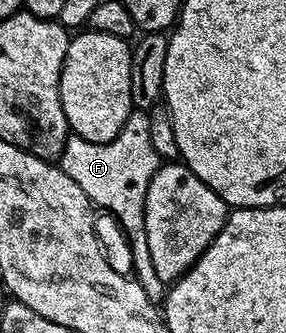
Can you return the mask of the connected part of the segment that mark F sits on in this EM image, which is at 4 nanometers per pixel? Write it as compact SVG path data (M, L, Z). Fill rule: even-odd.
M134 109L127 116L127 124L115 136L115 140L95 144L76 136L65 141L59 165L83 192L87 192L90 202L98 211L106 210L117 217L123 233L129 237L129 250L133 253L135 277L143 292L151 301L160 303L167 293L166 283L155 276L155 264L151 264L151 252L147 252L147 232L145 231L145 201L147 188L155 176L159 159L151 144L151 124L146 111Z

